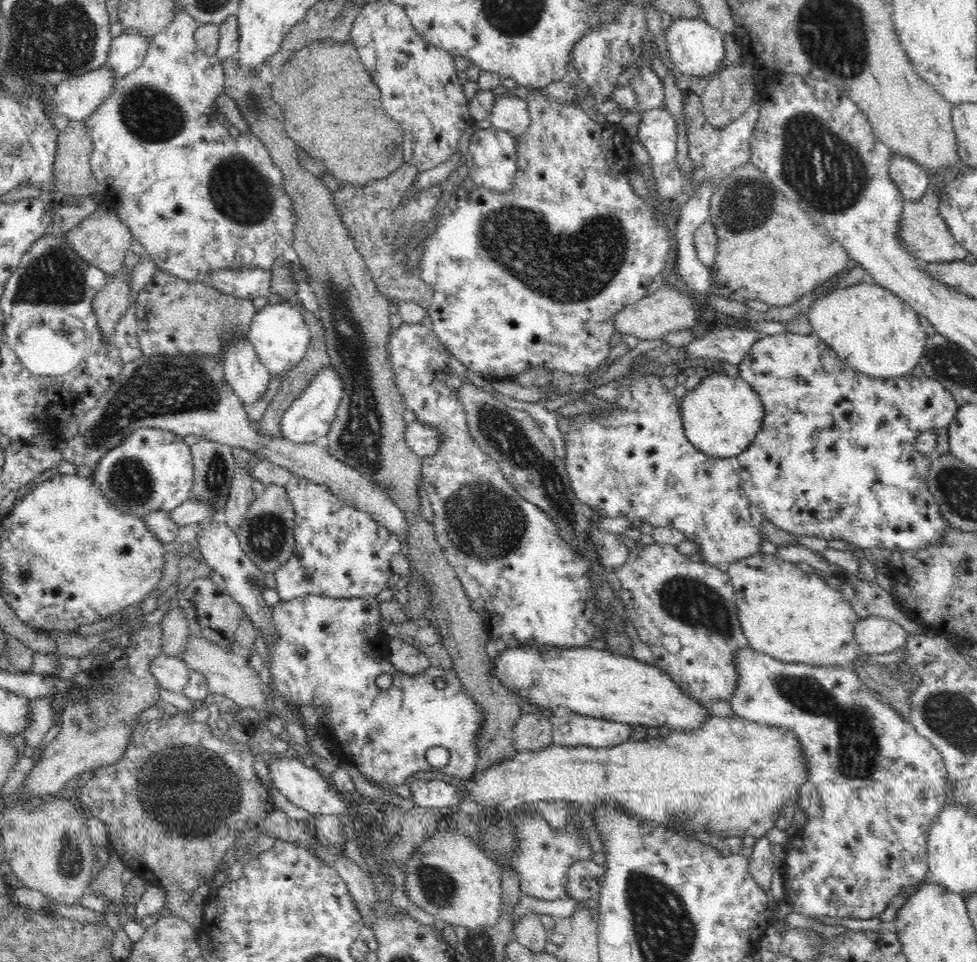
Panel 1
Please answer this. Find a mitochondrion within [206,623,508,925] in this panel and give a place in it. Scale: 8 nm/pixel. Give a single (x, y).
(437, 888)

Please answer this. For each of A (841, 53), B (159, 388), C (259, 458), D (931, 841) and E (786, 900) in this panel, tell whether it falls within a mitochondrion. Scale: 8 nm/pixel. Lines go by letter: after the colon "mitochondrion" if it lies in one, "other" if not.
A: mitochondrion
B: mitochondrion
C: other
D: other
E: other

